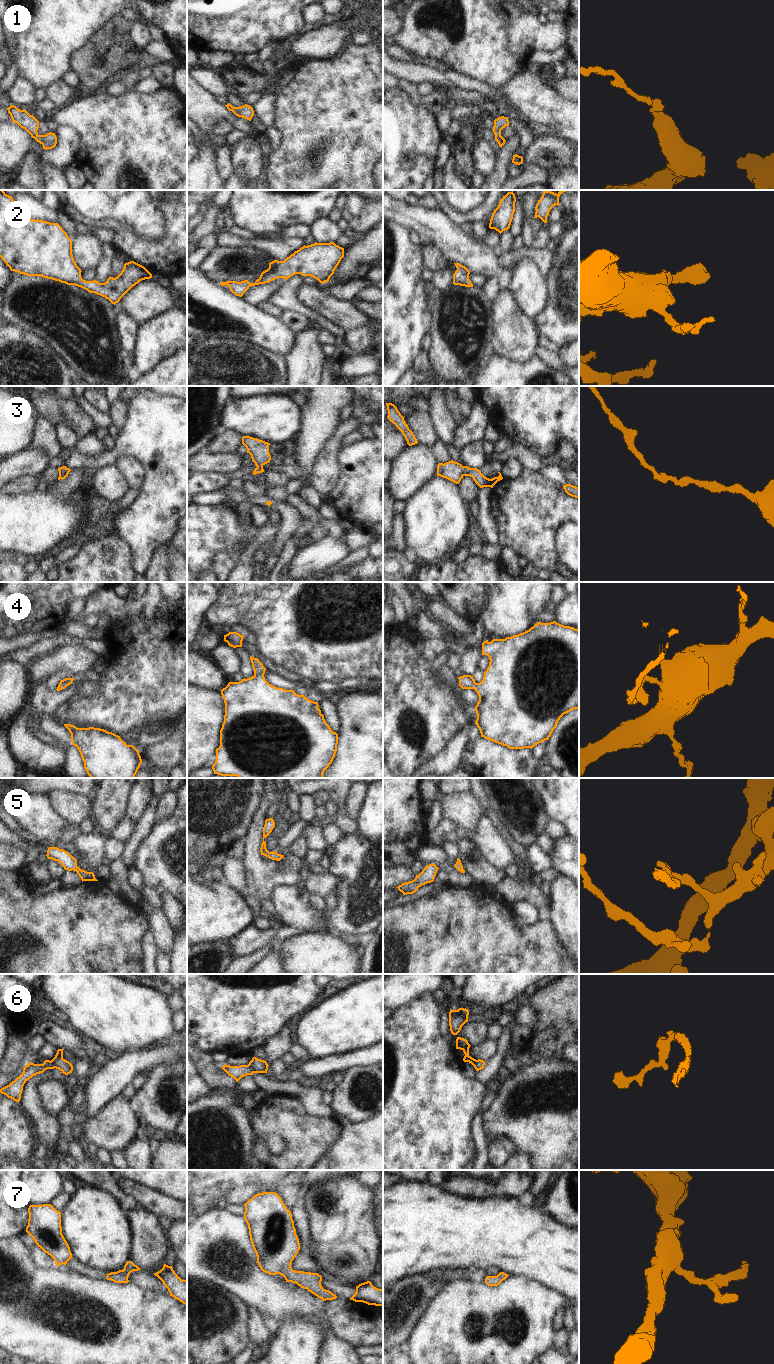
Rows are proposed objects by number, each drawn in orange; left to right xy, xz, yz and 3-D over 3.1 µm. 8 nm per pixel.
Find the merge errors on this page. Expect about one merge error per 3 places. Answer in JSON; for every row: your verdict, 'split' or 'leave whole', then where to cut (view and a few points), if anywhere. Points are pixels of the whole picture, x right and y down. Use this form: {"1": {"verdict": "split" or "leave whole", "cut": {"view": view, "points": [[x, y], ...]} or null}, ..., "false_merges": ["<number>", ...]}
{"1": {"verdict": "leave whole", "cut": null}, "2": {"verdict": "leave whole", "cut": null}, "3": {"verdict": "leave whole", "cut": null}, "4": {"verdict": "leave whole", "cut": null}, "5": {"verdict": "leave whole", "cut": null}, "6": {"verdict": "split", "cut": {"view": "xz", "points": [[247, 1065], [253, 1072]]}}, "7": {"verdict": "leave whole", "cut": null}, "false_merges": ["6"]}

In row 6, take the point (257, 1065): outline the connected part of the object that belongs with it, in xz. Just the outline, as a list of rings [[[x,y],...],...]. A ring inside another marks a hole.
[[[253,1057],[248,1066],[252,1069],[253,1073],[267,1073],[269,1065],[266,1061]]]

